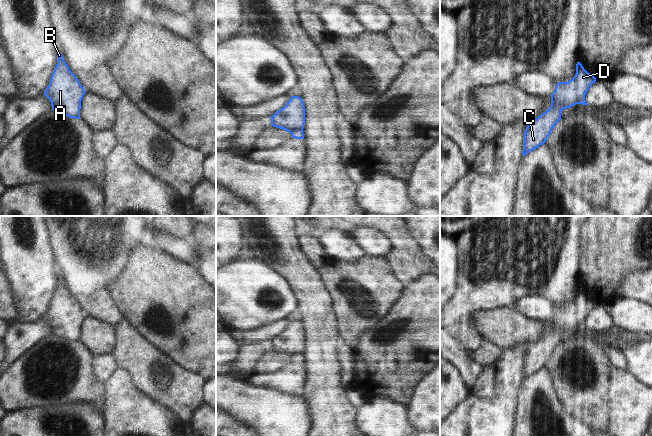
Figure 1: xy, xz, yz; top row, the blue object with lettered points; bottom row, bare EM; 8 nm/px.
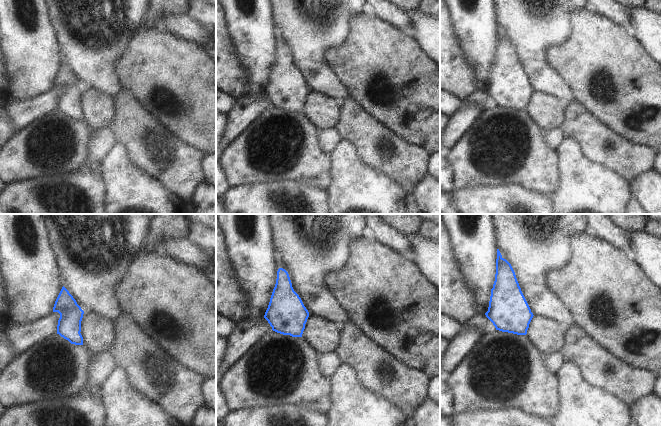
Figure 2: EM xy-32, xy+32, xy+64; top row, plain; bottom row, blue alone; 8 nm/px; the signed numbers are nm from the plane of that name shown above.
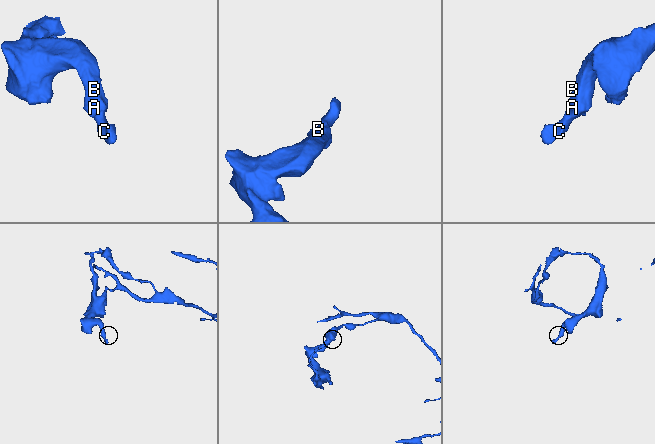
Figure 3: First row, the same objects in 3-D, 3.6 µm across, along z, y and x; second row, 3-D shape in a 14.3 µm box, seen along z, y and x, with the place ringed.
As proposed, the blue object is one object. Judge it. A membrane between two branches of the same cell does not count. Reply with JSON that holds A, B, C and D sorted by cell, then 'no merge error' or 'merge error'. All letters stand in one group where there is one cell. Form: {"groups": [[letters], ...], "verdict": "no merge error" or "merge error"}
{"groups": [["A", "B", "C", "D"]], "verdict": "no merge error"}

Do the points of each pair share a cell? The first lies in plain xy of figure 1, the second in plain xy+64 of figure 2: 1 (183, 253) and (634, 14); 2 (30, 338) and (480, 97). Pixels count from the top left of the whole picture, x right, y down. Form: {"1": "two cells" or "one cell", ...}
{"1": "two cells", "2": "two cells"}

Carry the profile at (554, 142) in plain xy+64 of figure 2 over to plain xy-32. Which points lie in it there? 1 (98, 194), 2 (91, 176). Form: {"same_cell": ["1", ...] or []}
{"same_cell": ["1", "2"]}

